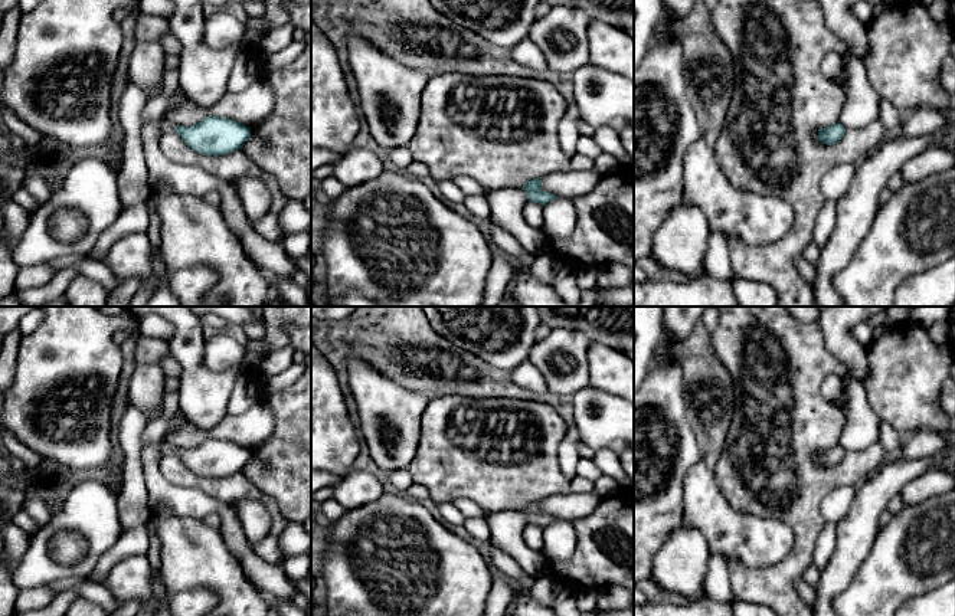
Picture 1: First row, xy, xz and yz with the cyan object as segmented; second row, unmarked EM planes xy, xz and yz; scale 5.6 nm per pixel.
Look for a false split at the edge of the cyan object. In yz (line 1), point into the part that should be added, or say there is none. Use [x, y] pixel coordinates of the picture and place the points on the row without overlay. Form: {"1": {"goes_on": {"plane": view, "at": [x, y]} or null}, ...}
{"1": {"goes_on": null}}

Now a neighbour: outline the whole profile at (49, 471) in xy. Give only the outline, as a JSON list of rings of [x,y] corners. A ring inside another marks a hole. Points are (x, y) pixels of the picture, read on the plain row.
[[[42,459],[42,462],[33,471],[23,469],[23,476],[27,481],[36,479],[42,489],[59,479],[72,479],[78,475],[78,471],[60,465],[53,459]]]

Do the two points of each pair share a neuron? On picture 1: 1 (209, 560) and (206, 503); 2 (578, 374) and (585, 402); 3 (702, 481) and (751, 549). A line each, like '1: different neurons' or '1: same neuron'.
1: different neurons
2: different neurons
3: same neuron

